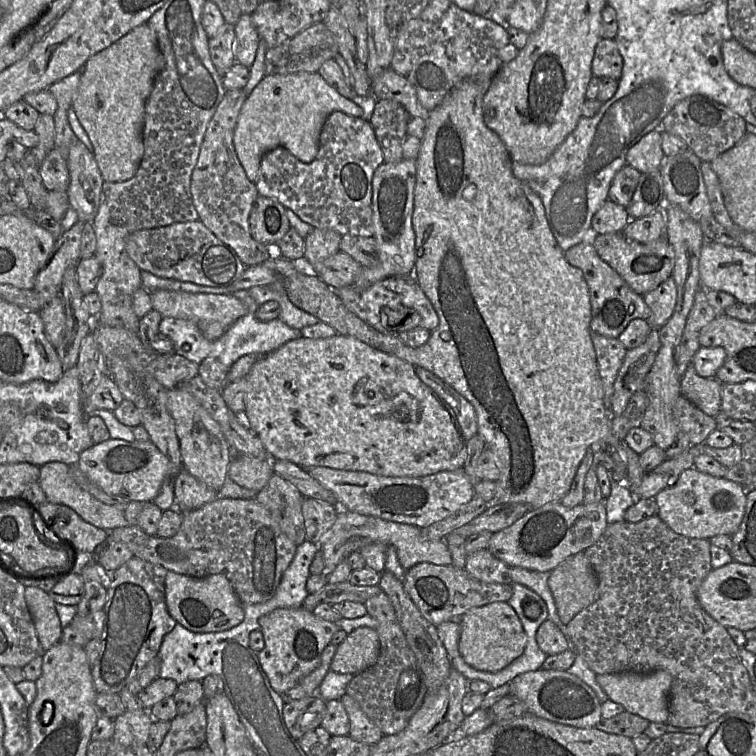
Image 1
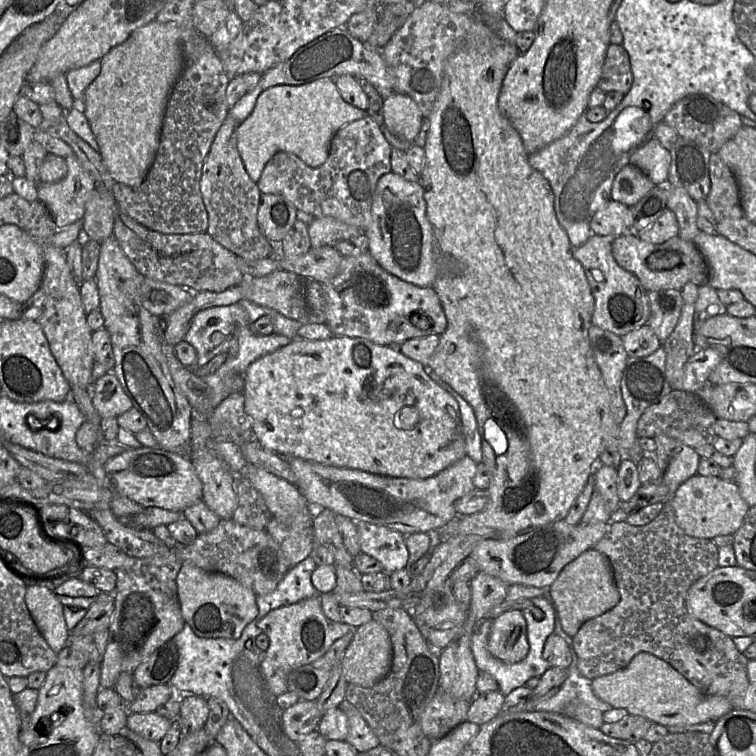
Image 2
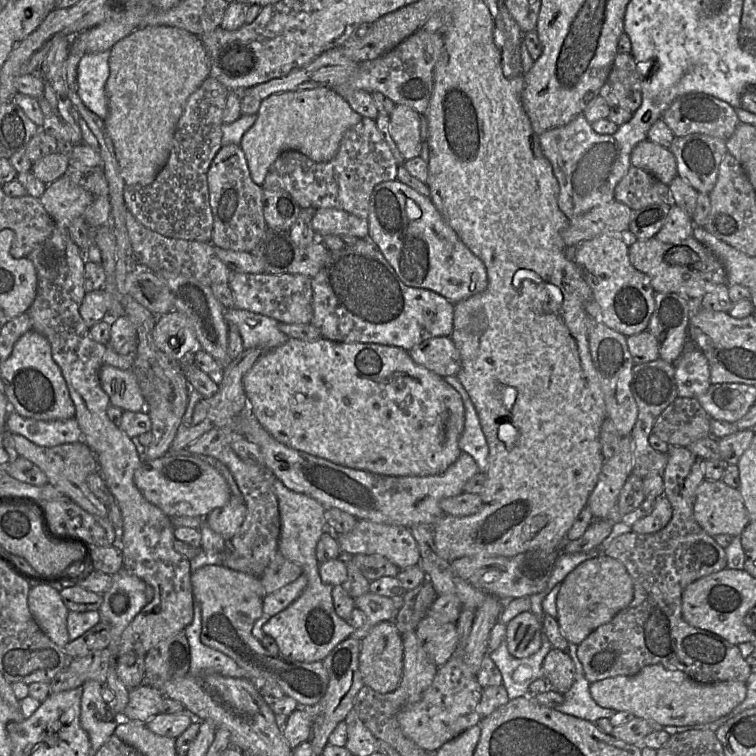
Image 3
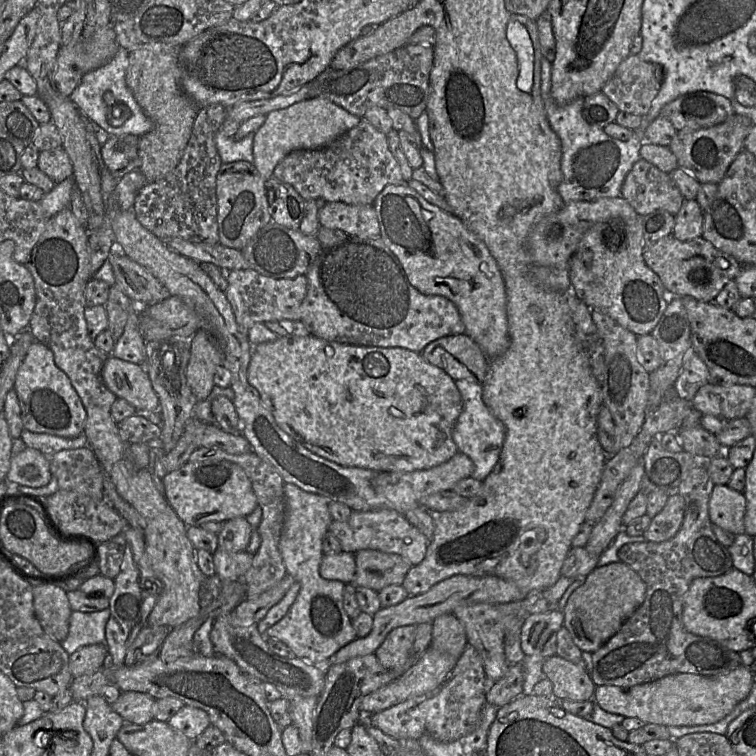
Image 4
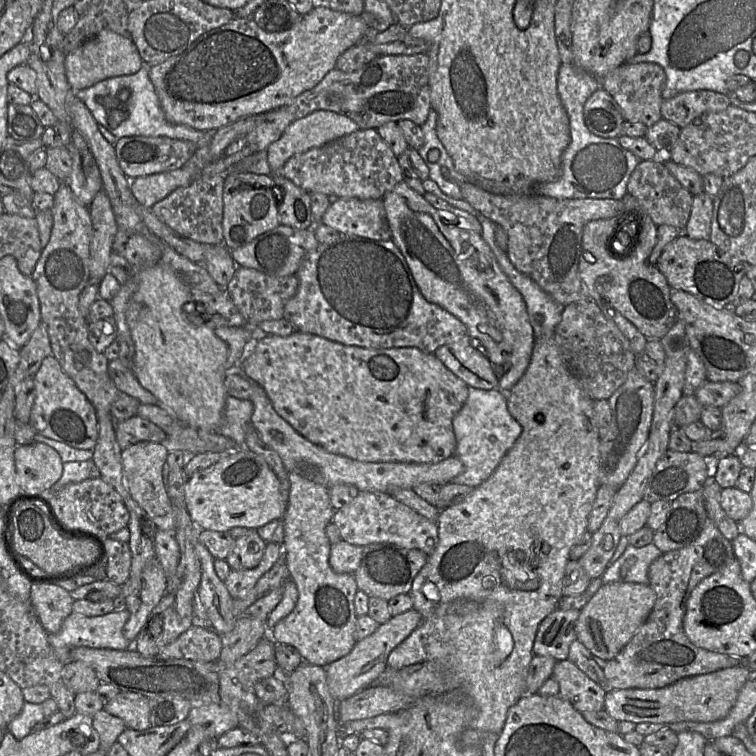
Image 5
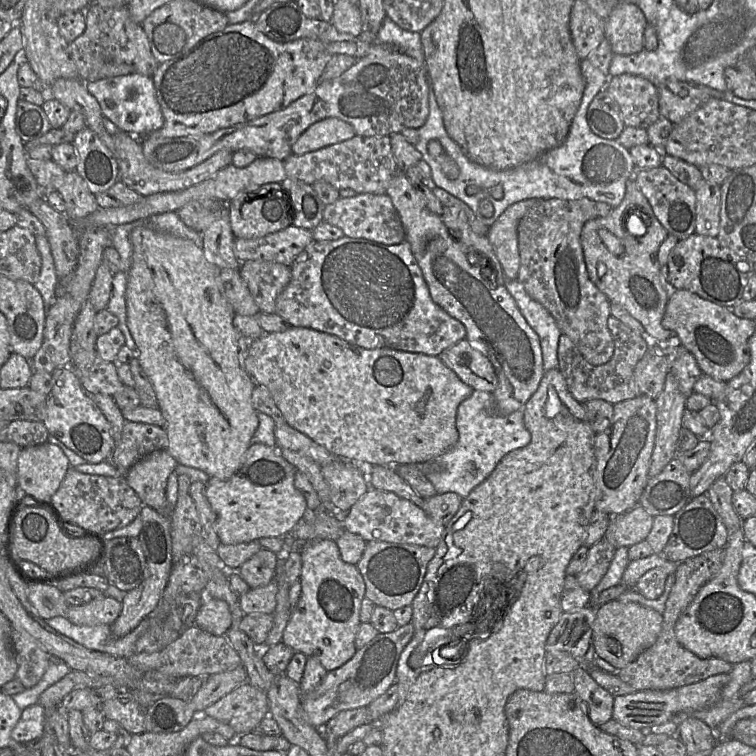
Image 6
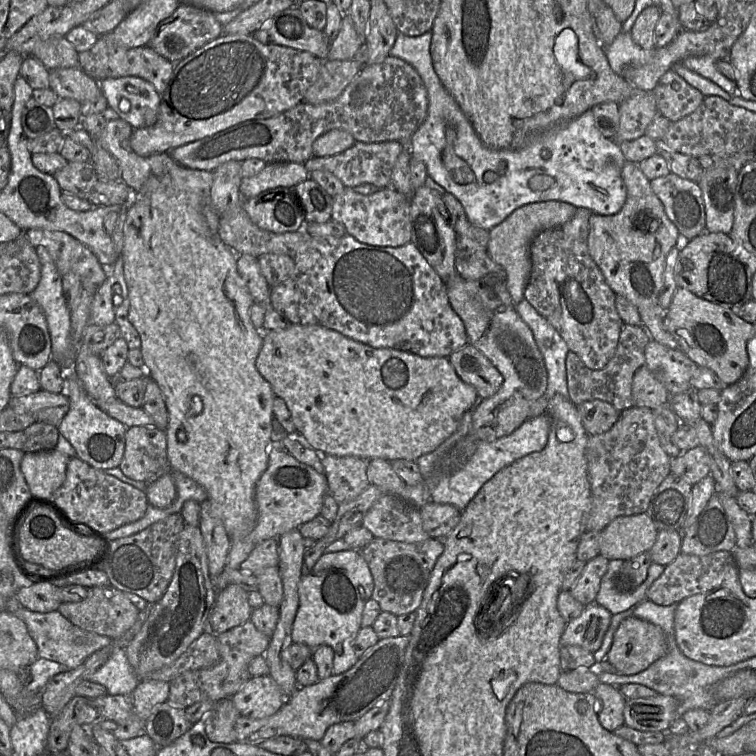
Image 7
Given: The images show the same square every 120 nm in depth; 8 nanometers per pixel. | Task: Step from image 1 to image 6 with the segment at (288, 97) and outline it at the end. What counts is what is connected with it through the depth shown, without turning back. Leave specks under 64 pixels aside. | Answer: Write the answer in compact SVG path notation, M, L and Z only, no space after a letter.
M325 118L306 129L292 146L292 155L303 155L353 138L354 128L338 118Z

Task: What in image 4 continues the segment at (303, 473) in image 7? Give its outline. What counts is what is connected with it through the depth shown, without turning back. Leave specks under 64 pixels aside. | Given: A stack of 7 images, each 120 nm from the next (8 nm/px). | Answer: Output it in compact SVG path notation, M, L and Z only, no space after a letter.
M226 460L187 462L163 478L164 497L186 526L201 526L206 522L225 522L247 517L258 506L252 484L245 471Z

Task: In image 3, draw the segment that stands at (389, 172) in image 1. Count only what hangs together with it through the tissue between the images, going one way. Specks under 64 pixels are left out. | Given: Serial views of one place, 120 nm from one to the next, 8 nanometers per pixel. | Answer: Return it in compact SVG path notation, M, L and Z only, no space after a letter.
M393 180L374 187L368 223L368 238L378 246L405 285L434 291L454 305L486 289L484 263L445 222L431 199L406 184Z

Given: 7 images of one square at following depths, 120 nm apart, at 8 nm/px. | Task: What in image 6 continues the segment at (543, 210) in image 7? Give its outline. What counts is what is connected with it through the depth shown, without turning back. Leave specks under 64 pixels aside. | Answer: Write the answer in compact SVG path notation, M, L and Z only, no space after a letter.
M525 199L509 206L490 226L488 239L492 244L504 274L517 279L520 268L518 223L537 199Z

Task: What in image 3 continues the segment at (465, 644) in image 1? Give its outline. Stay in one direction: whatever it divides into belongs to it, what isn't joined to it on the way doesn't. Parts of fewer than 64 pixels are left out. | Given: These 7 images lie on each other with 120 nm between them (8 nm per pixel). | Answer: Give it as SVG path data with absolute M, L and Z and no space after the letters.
M529 610L515 616L506 624L506 643L509 653L516 658L527 658L541 647L543 627Z

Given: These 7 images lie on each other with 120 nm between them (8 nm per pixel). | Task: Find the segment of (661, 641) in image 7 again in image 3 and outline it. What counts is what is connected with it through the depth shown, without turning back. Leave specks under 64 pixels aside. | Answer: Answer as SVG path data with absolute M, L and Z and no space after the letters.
M604 554L587 559L561 583L556 598L560 631L568 642L578 645L596 628L608 623L619 611L626 608L633 596L633 580L619 560Z

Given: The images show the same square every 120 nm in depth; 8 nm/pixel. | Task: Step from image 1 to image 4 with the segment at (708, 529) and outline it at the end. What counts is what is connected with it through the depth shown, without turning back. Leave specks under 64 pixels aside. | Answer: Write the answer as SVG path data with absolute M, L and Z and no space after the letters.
M714 484L708 503L708 514L713 525L734 535L745 533L745 513L746 498L743 492L738 492L727 484Z

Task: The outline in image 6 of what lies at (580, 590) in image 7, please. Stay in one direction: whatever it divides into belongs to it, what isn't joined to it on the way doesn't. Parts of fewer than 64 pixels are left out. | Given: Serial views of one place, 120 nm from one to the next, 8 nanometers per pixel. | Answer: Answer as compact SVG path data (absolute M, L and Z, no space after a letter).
M603 538L588 549L587 559L575 576L579 585L590 592L606 574L616 548Z

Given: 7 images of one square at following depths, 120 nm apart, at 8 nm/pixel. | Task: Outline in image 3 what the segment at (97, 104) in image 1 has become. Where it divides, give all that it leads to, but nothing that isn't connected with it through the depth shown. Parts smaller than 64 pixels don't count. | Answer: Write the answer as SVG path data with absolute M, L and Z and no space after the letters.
M164 25L139 27L109 51L108 114L103 121L124 182L146 186L166 165L186 102L210 75L210 58L199 36Z

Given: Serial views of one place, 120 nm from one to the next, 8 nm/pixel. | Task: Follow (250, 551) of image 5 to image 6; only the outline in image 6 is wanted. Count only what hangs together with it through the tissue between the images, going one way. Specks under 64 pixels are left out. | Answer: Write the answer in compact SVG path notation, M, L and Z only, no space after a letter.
M264 548L243 563L237 573L250 588L263 587L274 580L277 563L278 555Z

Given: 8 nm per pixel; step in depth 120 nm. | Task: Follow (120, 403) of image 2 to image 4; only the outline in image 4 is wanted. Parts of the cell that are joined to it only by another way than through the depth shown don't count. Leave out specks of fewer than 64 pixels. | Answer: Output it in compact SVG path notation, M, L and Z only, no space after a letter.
M108 356L102 369L107 388L152 422L160 423L159 398L143 365Z

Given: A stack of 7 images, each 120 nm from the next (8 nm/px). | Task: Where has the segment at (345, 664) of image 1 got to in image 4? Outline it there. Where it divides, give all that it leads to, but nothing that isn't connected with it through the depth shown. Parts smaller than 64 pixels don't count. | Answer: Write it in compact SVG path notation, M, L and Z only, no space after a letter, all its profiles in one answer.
M416 626L398 627L388 634L374 654L383 667L394 669L404 666L412 652Z

